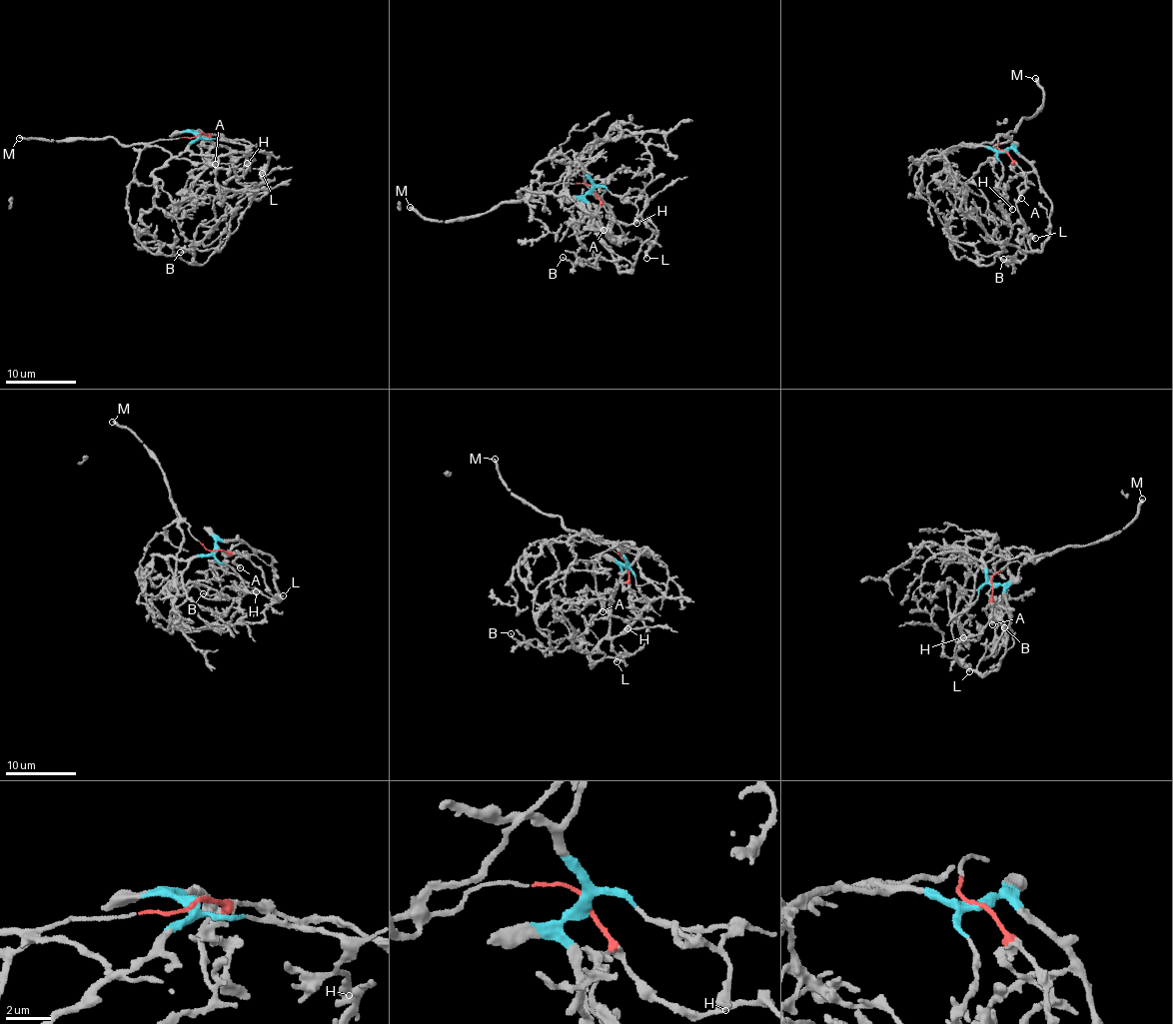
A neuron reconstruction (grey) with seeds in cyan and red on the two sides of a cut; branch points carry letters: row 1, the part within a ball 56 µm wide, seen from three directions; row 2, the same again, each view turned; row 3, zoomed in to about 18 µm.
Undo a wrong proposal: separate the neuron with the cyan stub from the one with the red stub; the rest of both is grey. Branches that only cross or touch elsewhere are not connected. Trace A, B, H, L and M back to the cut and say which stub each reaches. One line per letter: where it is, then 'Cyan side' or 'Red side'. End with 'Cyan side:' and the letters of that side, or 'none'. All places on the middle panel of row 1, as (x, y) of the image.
A: Place: (603, 230). Red side
B: Place: (563, 257). Cyan side
H: Place: (636, 223). Cyan side
L: Place: (646, 258). Red side
M: Place: (410, 207). Red side
Cyan side: B, H

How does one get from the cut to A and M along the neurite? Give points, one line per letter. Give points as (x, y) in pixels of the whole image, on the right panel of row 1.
A: (1002, 151), (1025, 181), (1019, 190), (1020, 198)
M: (1002, 151), (998, 148), (998, 135), (1006, 137), (1021, 117), (1031, 118), (1041, 107), (1044, 93), (1035, 78)

